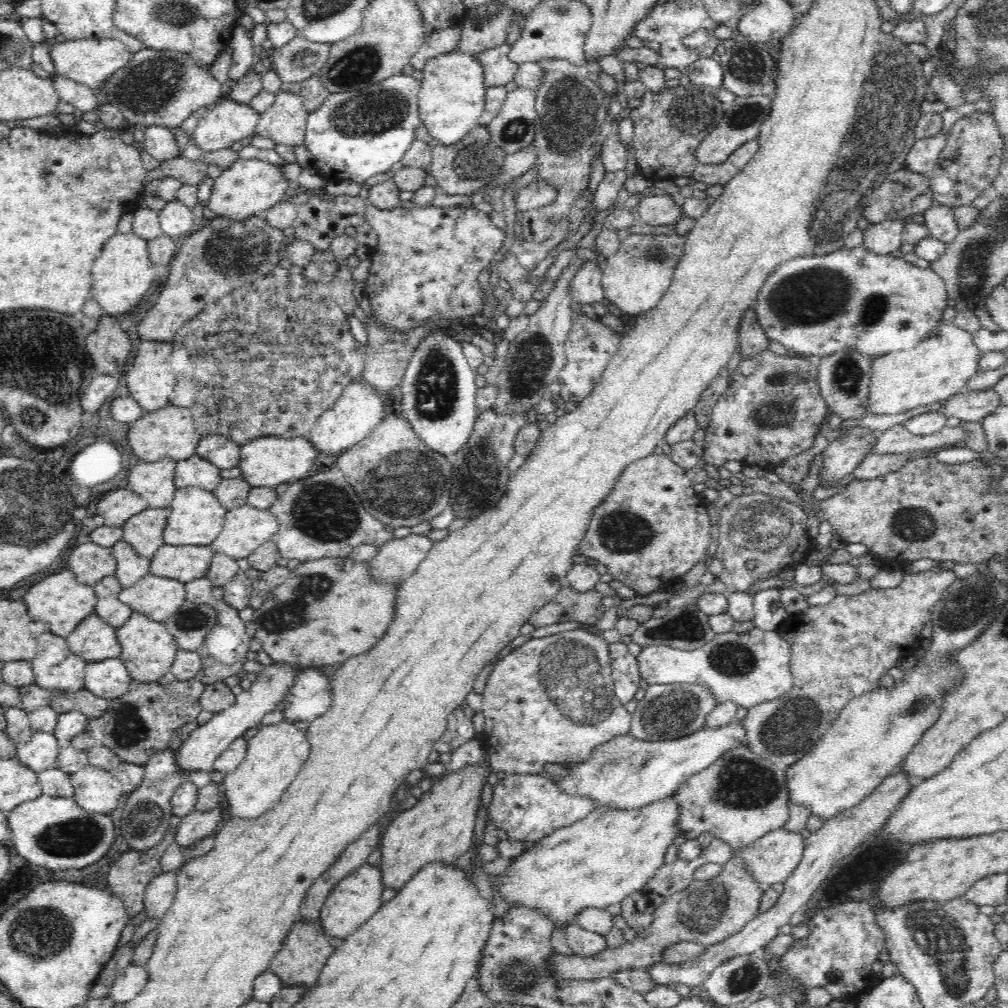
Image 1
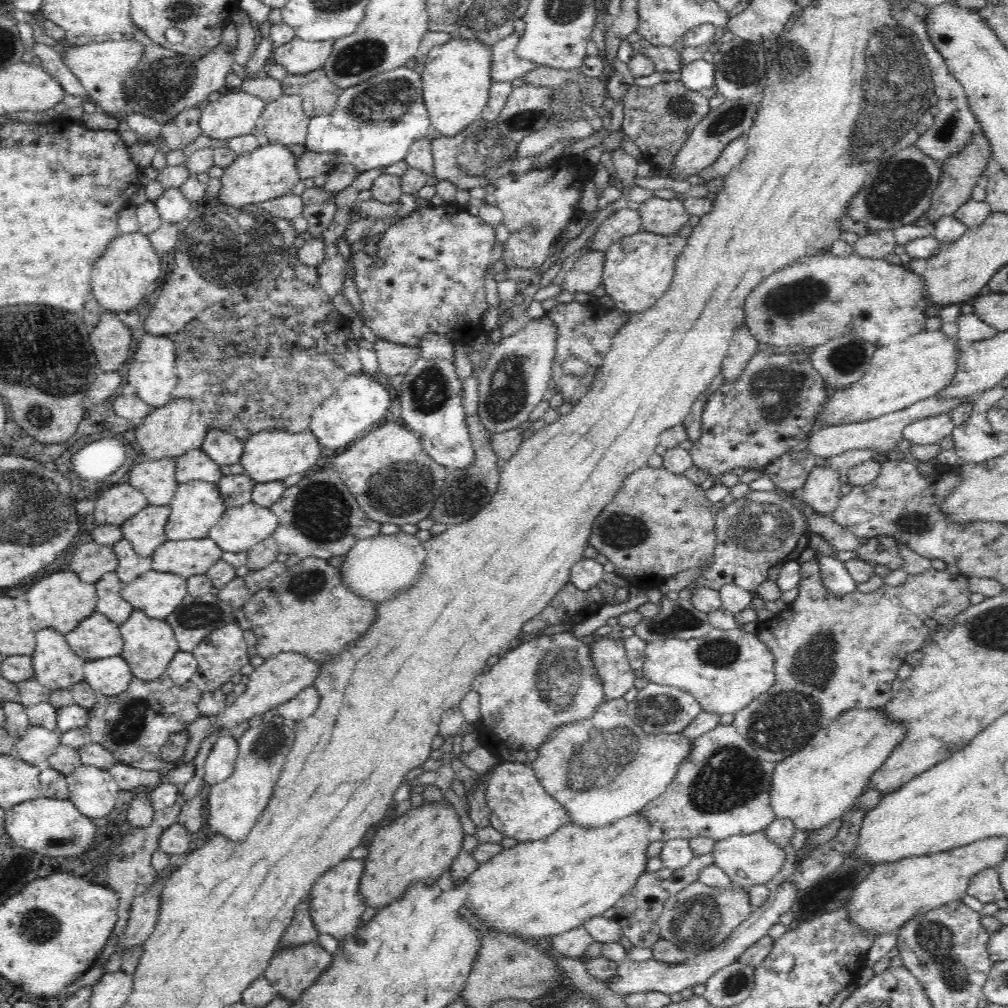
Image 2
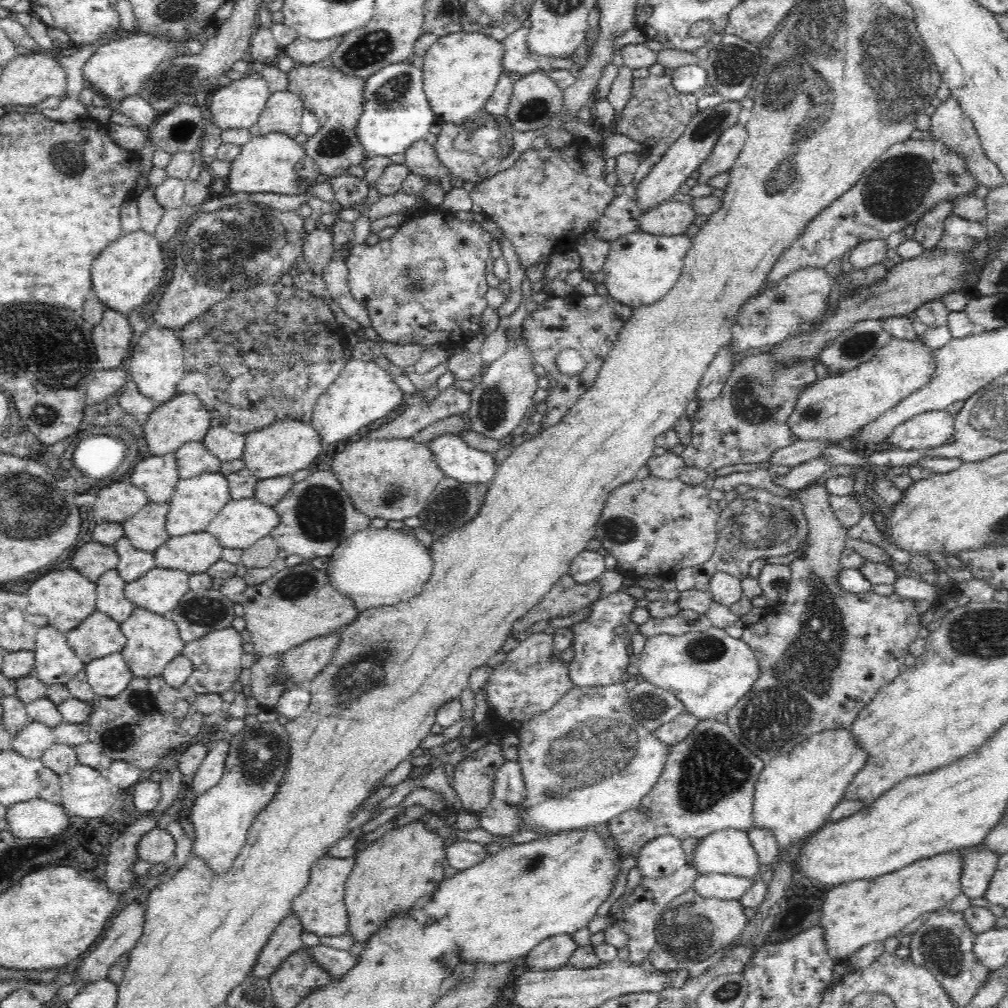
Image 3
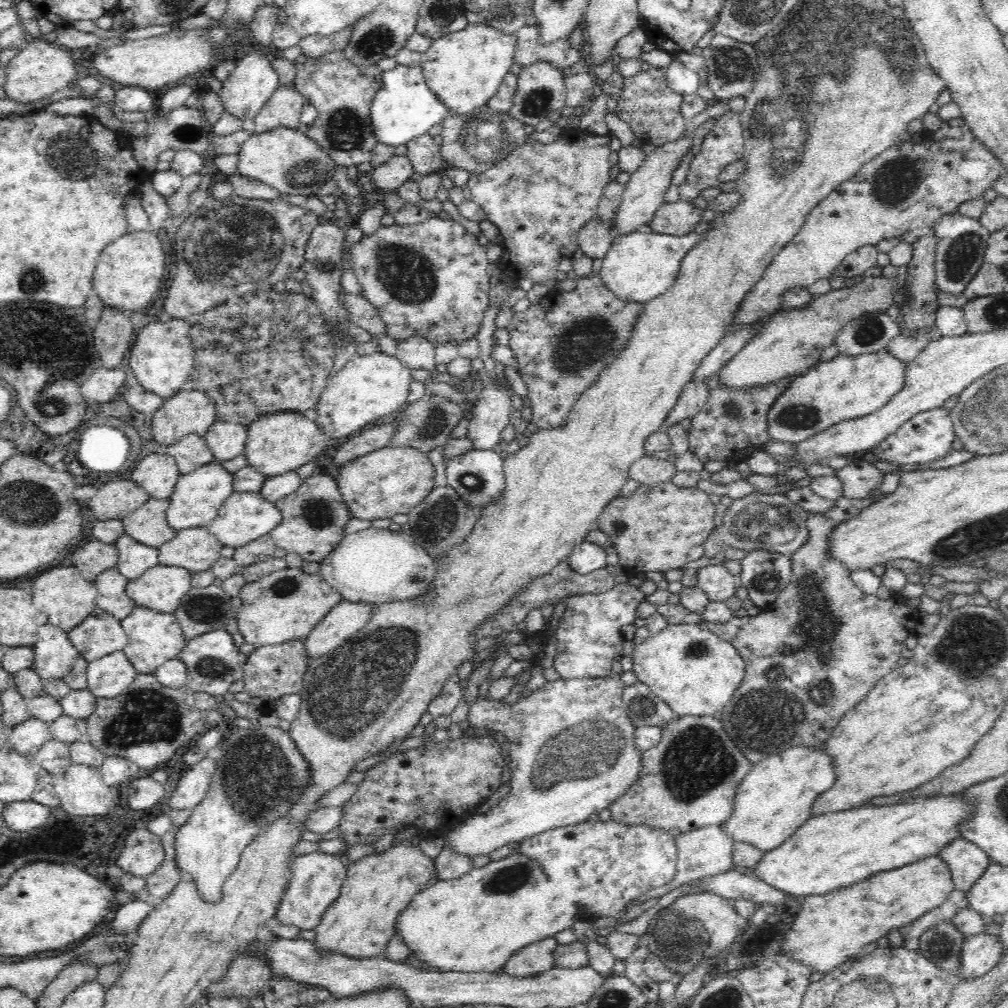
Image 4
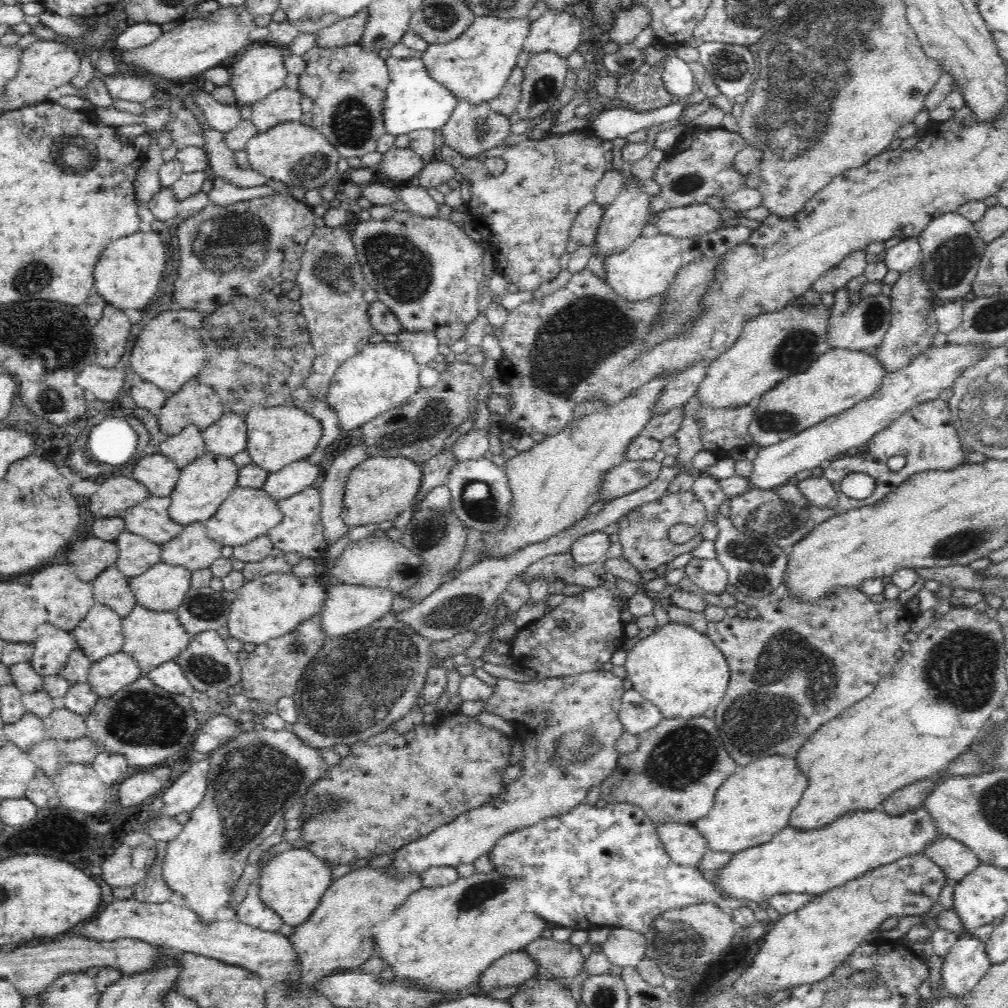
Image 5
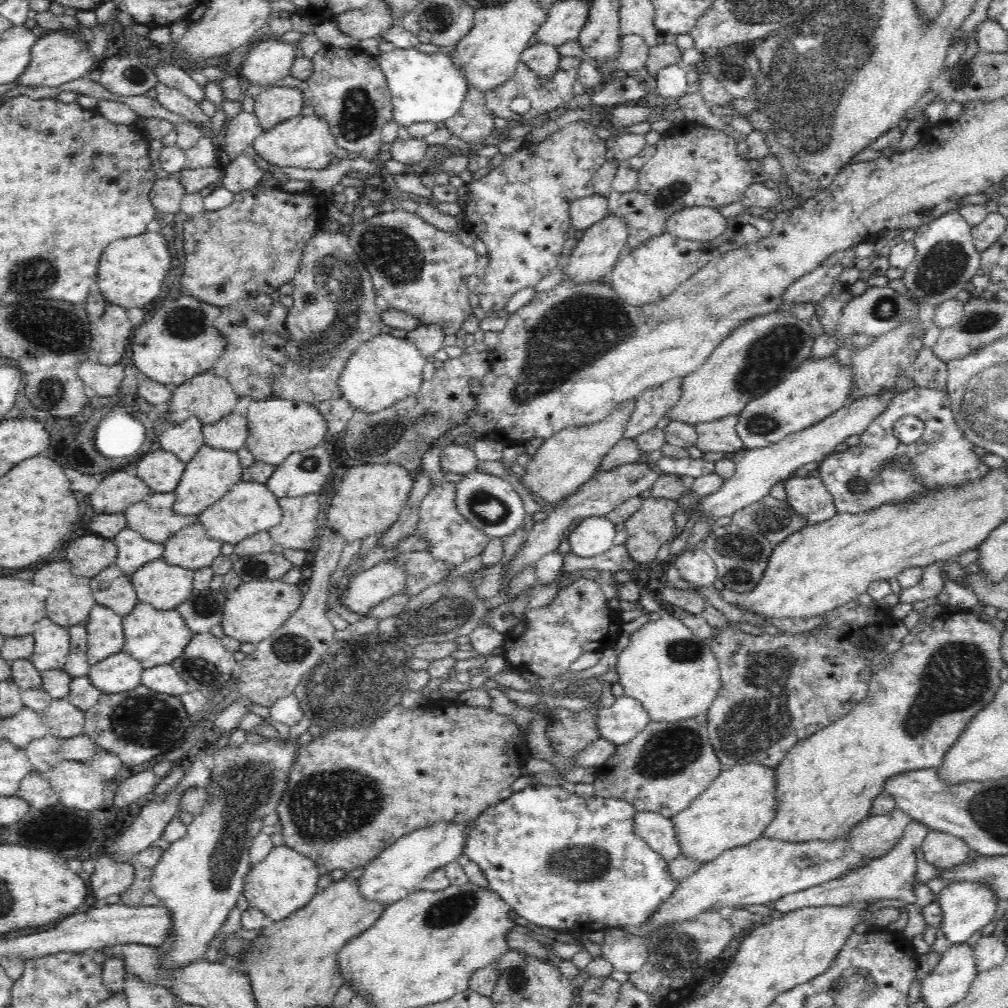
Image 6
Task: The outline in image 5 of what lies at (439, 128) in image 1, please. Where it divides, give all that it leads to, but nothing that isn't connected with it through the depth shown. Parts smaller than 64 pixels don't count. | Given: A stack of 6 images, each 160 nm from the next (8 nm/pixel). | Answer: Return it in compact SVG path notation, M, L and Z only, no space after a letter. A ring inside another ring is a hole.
M477 16L460 38L444 44L430 44L421 56L424 66L432 79L452 91L458 100L468 99L472 105L491 101L497 98L516 68L532 22L528 16L509 19Z

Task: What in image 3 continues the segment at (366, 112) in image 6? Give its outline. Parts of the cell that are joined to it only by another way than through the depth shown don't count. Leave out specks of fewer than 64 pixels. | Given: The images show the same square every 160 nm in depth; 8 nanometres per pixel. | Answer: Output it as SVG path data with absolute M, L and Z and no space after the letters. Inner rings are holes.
M331 57L320 62L306 65L295 63L288 73L288 91L296 93L304 101L304 106L319 120L316 134L307 138L303 144L304 151L320 169L324 176L340 176L346 174L350 166L358 166L364 160L364 145L356 135L356 124L360 114L364 112L364 77L347 75L339 71Z

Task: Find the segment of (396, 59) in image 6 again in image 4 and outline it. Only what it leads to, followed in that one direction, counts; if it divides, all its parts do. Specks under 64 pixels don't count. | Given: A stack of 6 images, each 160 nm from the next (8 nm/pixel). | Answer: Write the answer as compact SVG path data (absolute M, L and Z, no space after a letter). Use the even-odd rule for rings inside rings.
M398 63L395 68L381 73L381 86L371 102L369 121L378 141L396 147L426 134L449 113L448 107L428 87L421 65L404 66Z

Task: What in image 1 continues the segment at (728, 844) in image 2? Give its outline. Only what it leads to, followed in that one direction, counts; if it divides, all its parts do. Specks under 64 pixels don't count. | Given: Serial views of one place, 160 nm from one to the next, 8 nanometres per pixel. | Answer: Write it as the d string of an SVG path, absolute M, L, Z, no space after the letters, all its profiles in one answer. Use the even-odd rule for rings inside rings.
M784 828L768 832L762 838L755 840L747 847L733 849L733 856L743 860L743 866L756 882L764 887L769 887L778 882L784 882L795 871L802 858L805 847L805 840L800 834L790 833Z

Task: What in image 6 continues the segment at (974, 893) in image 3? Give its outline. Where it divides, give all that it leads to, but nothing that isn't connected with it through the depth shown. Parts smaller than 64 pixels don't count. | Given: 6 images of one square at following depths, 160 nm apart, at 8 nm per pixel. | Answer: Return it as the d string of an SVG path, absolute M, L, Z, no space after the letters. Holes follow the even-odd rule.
M932 830L924 838L921 848L927 862L939 870L964 863L971 850L964 839Z

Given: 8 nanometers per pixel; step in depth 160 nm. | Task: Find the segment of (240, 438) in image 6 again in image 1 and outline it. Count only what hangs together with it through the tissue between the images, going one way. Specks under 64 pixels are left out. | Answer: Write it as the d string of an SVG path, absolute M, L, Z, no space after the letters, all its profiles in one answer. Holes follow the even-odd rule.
M208 435L201 437L196 448L196 454L209 460L220 470L239 466L241 446L232 439L222 435Z

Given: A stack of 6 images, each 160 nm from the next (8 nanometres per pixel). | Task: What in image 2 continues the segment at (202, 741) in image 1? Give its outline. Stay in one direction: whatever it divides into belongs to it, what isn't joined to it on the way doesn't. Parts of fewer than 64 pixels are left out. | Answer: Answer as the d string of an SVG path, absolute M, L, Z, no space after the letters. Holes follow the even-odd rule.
M280 652L280 654L265 659L262 665L256 667L249 676L250 682L247 690L231 706L226 706L220 715L216 716L217 722L211 726L211 731L220 729L220 733L227 734L228 729L232 729L238 724L246 723L254 716L261 716L270 710L288 702L296 697L306 688L314 685L320 672L320 663L312 661L306 655L297 652Z

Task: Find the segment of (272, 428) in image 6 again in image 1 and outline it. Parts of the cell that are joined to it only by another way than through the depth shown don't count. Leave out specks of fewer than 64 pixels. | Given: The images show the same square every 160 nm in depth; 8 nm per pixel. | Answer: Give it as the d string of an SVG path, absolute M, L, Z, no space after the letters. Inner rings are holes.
M261 436L247 441L241 446L239 467L241 476L252 487L276 487L289 480L306 478L306 472L314 466L318 450L307 437L284 438L279 436Z

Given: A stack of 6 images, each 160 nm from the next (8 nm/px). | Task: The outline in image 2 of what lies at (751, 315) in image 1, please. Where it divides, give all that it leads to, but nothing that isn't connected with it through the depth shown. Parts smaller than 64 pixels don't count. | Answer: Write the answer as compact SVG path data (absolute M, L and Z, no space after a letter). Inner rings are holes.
M742 324L740 328L736 328L733 335L728 355L723 360L721 366L721 374L724 377L726 383L732 383L736 380L746 364L755 356L758 352L758 346L760 343L754 339L754 336L750 334L750 330L745 324Z

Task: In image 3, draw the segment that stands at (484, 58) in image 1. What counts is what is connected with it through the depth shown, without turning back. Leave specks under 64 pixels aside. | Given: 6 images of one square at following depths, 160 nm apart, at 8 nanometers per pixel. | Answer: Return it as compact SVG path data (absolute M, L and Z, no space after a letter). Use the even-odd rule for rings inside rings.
M520 27L501 41L504 45L504 58L502 58L504 73L518 72L522 76L535 70L548 73L556 69L570 69L574 63L570 57L545 57L530 51L528 32L529 28Z

